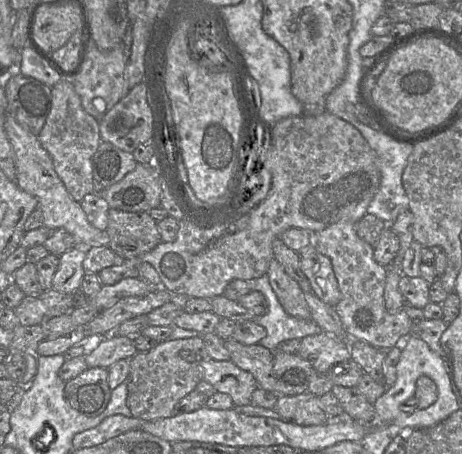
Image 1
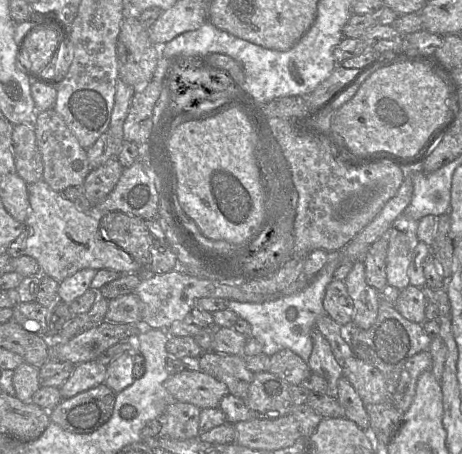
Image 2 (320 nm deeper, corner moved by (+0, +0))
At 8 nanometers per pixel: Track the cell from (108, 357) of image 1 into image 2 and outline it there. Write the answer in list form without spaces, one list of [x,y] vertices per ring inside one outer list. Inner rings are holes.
[[[97,360],[87,361],[74,366],[69,378],[60,387],[63,399],[105,382],[107,366]]]

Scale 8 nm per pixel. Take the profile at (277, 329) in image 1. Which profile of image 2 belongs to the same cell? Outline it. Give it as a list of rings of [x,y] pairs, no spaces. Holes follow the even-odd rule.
[[[329,253],[327,264],[317,275],[309,279],[303,289],[295,293],[275,296],[261,303],[229,300],[228,309],[250,324],[251,337],[262,344],[262,353],[271,357],[280,350],[289,349],[308,362],[313,347],[311,332],[316,328],[317,319],[327,315],[323,307],[325,290],[327,285],[334,280],[334,272],[340,264],[339,253]]]

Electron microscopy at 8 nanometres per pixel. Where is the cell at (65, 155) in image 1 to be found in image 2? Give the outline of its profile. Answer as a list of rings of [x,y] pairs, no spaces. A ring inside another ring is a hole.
[[[54,108],[37,113],[36,142],[43,161],[43,180],[53,190],[62,192],[67,187],[83,185],[90,172],[87,149],[79,144]]]

